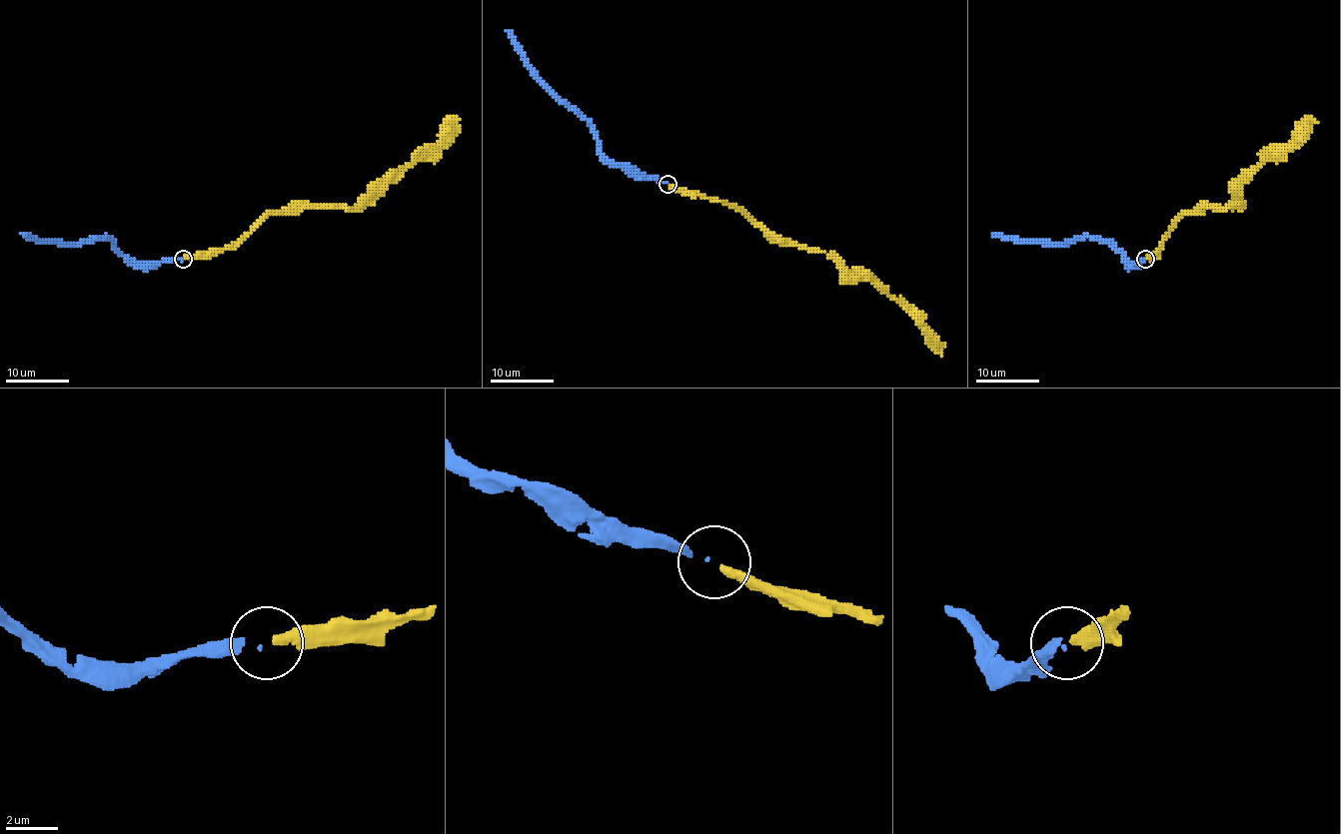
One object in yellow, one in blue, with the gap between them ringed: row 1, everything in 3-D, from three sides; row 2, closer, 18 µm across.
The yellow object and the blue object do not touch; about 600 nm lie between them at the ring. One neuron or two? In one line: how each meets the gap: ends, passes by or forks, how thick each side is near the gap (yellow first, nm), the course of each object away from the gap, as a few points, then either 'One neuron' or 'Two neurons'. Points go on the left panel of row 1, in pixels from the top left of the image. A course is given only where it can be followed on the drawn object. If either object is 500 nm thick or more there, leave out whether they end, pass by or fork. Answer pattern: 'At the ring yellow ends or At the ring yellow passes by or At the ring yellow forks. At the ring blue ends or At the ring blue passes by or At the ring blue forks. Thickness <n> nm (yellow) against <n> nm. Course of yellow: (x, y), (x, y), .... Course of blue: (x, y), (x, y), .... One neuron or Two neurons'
At the ring yellow ends. At the ring blue ends. Thickness 320 nm (yellow) against 130 nm. Course of yellow: (184, 258), (238, 245), (271, 213), (309, 207), (356, 209), (407, 166), (429, 155), (456, 122). Course of blue: (181, 259), (135, 264), (106, 237), (90, 237), (79, 242), (40, 242), (21, 234). One neuron

